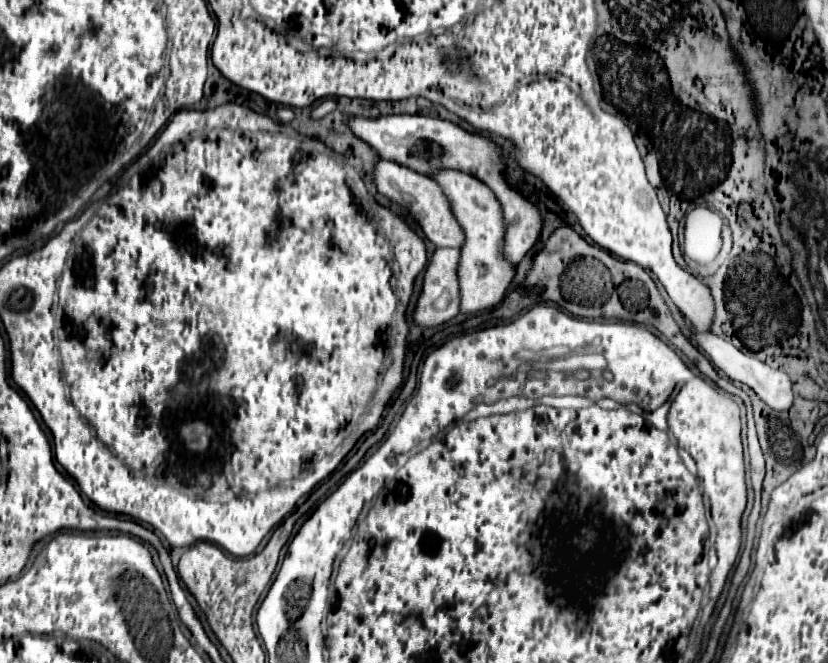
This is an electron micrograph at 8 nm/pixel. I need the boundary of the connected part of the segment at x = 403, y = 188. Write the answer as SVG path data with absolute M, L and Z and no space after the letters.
M379 160L375 164L371 172L371 180L379 194L383 194L393 204L397 204L401 214L423 230L429 242L433 242L437 248L459 248L459 244L463 242L463 232L459 232L459 226L455 224L455 218L451 216L451 210L447 208L447 202L443 200L443 192L439 192L437 184L431 184L431 180L427 180L425 176L389 160Z

